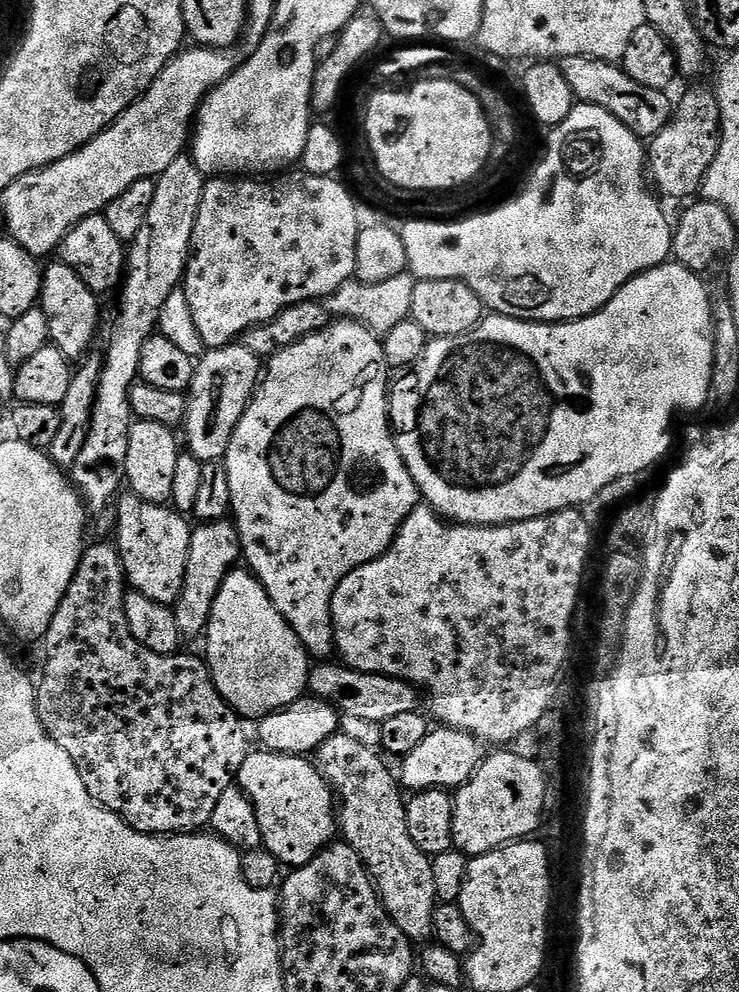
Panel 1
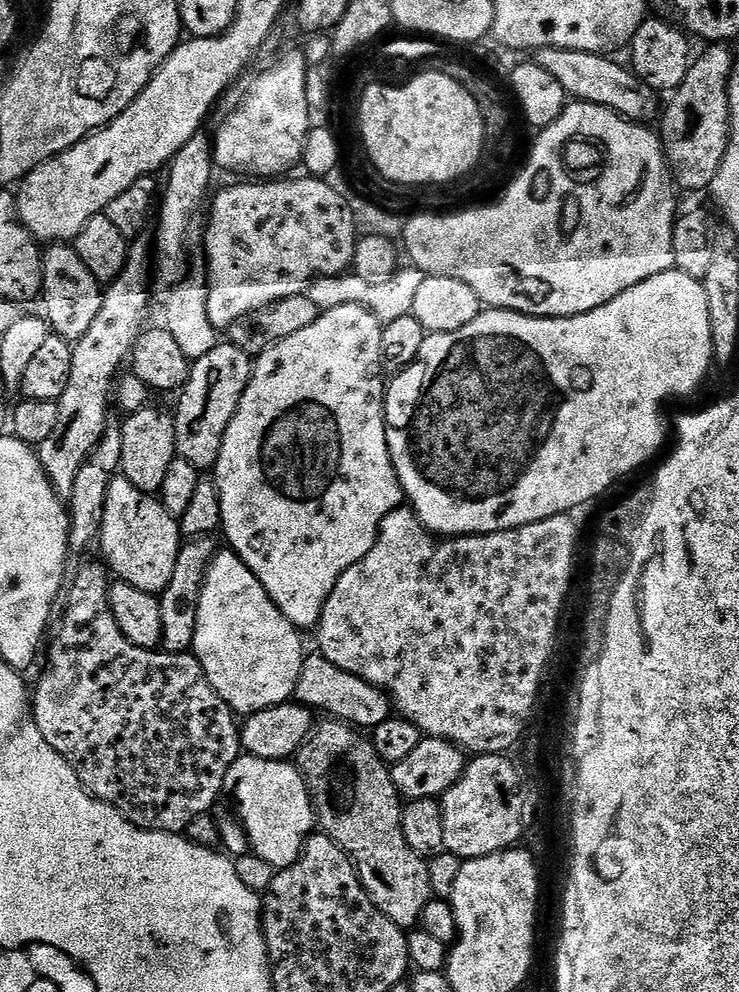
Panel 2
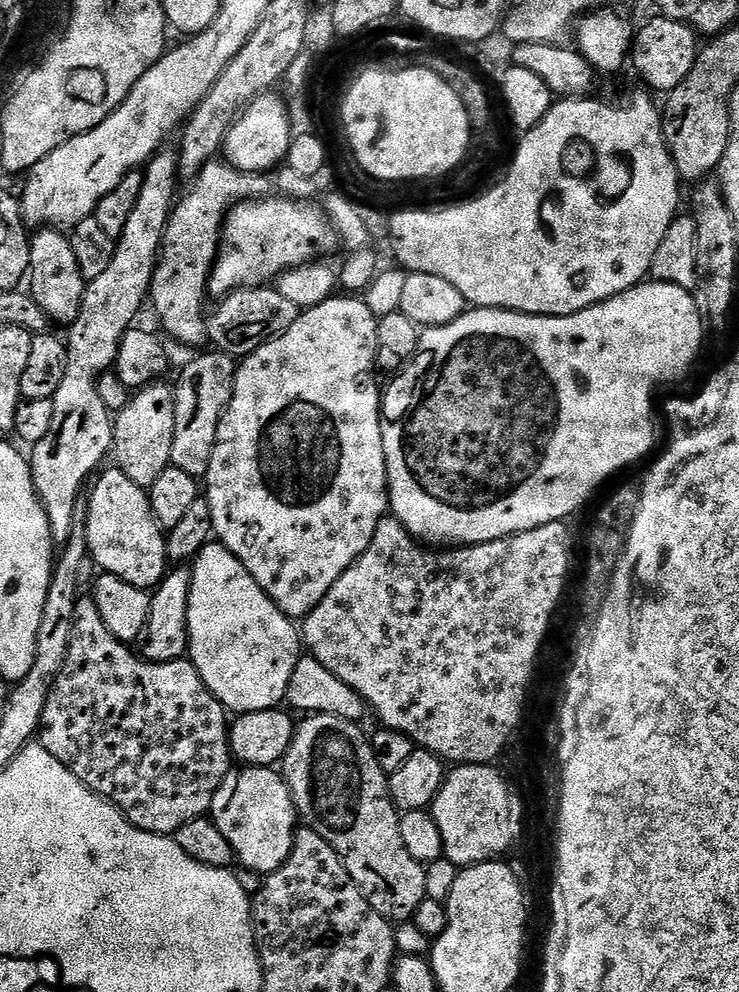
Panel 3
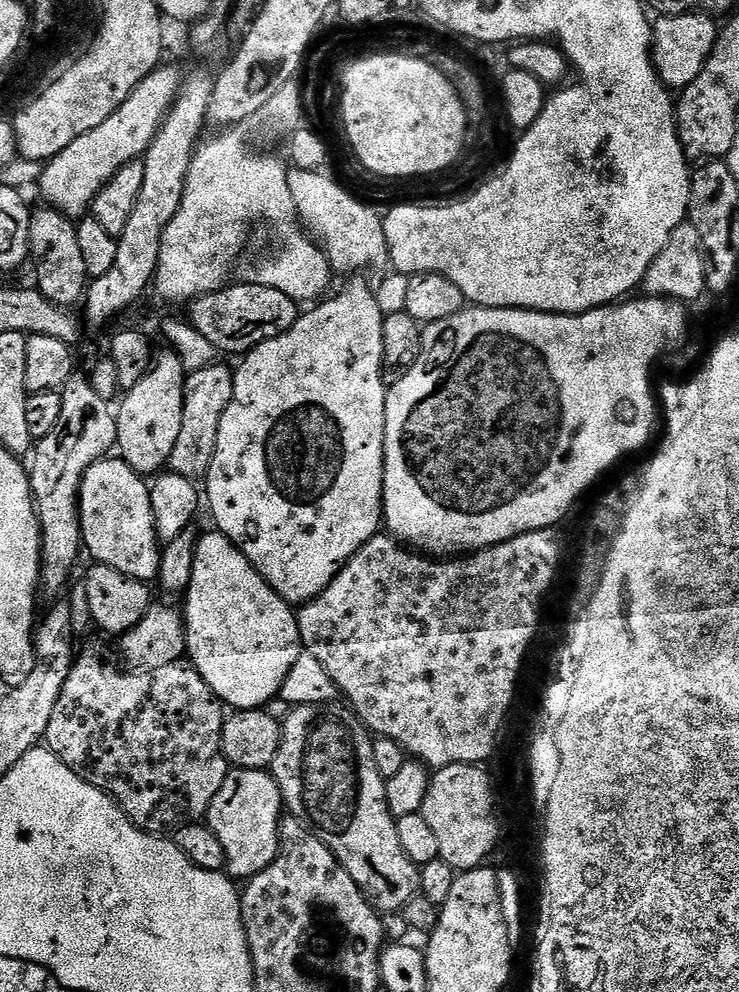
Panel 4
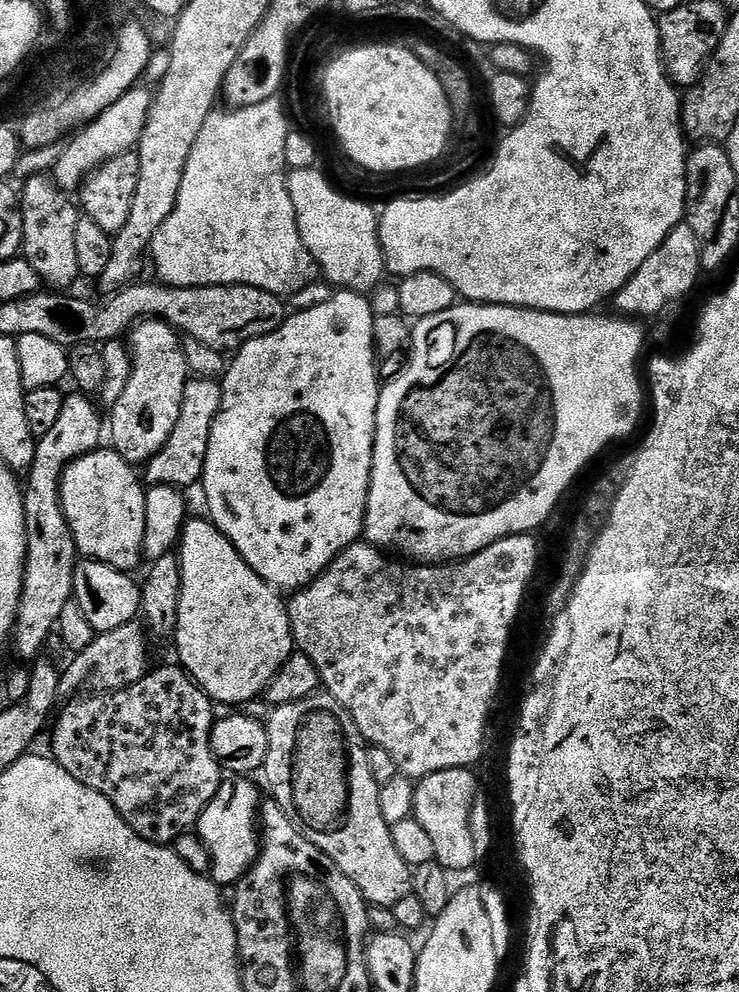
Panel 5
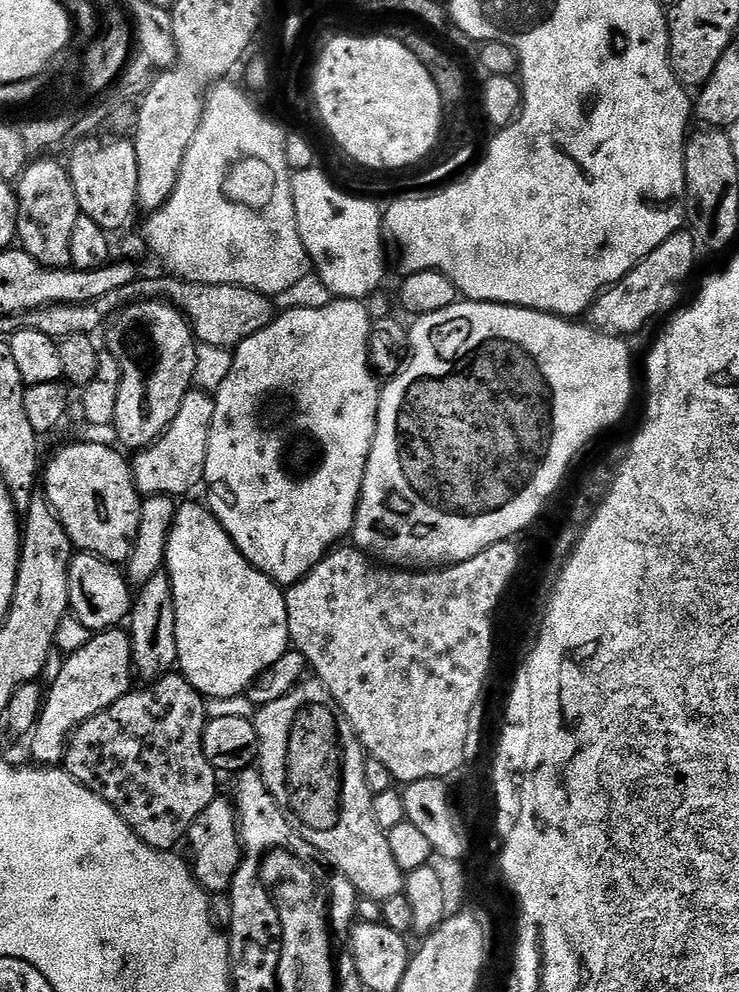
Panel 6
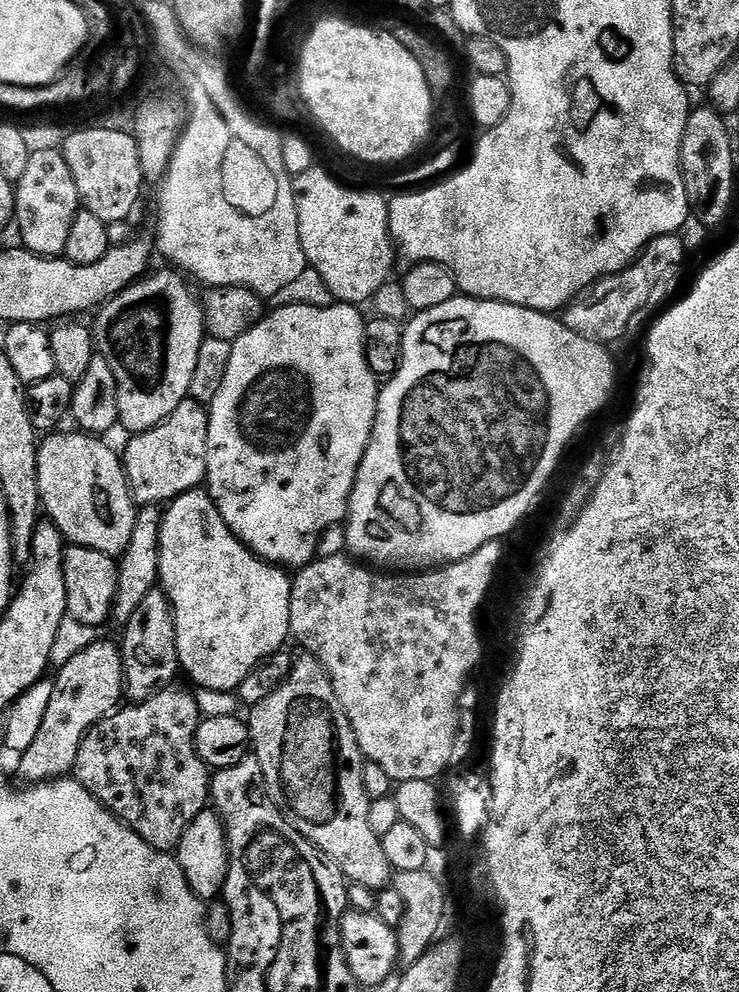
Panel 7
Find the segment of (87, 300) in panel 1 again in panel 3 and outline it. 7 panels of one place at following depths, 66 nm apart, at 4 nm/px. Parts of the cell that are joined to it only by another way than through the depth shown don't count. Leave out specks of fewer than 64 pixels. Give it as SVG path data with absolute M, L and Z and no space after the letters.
M41 227L40 232L31 237L30 250L30 295L42 306L49 321L56 320L63 326L70 326L78 318L84 305L84 289L86 281L78 266L78 254L74 254L71 239L61 229Z

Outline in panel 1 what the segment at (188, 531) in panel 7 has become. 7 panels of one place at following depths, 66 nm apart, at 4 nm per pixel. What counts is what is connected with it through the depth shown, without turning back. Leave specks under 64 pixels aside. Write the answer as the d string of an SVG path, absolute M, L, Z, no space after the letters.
M240 571L228 573L214 598L206 629L206 663L216 689L231 708L244 718L263 718L305 695L310 657L284 616L272 604L268 591L251 571Z

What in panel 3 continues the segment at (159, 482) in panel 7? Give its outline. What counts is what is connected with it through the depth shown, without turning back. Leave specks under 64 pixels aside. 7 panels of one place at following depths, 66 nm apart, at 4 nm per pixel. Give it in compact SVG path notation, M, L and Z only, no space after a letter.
M219 350L197 355L196 361L186 366L180 373L180 381L175 381L176 394L176 437L172 451L171 467L195 473L196 468L207 469L216 446L220 423L224 411L232 401L238 364L233 357Z

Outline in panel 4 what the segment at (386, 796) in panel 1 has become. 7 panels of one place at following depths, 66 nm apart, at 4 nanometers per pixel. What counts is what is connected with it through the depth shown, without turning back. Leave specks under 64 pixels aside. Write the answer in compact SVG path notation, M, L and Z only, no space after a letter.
M333 702L292 708L289 716L283 717L278 754L270 771L278 782L287 815L305 824L332 851L369 904L381 914L403 913L406 902L420 892L420 868L406 858L398 839L397 817L390 814L386 802L386 781L374 766L373 737L351 708L338 705Z

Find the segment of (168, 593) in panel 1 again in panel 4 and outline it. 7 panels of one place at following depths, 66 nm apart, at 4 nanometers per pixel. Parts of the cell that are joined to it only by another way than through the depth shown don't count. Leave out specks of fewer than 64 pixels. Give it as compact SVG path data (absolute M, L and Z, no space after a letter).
M105 458L90 466L80 482L78 505L80 510L80 535L87 555L97 564L105 564L135 580L152 582L160 574L161 541L156 538L153 514L150 510L149 485L145 477L119 458Z

